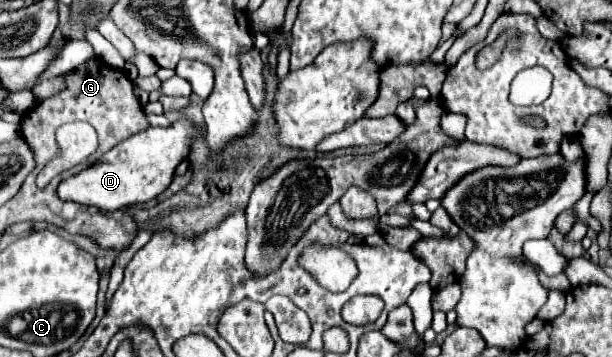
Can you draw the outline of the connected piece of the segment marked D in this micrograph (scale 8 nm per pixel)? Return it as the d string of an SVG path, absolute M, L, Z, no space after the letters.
M179 120L171 128L147 128L117 144L91 166L65 178L57 186L57 196L65 202L95 206L103 212L115 212L125 206L149 202L157 198L171 182L181 158L191 150L193 128L187 120Z

